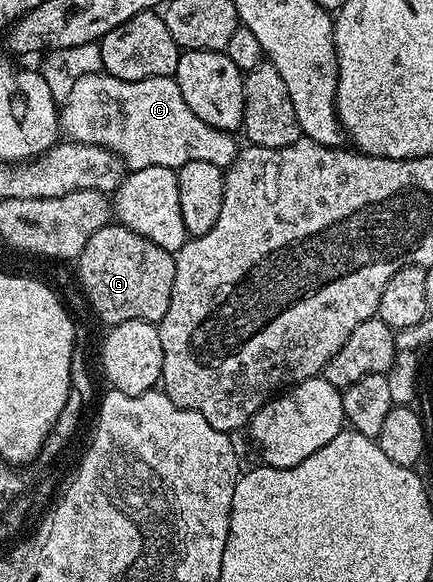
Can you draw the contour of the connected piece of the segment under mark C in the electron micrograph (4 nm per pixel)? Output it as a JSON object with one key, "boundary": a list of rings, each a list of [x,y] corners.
{"boundary":[[[99,72],[82,75],[70,91],[70,95],[59,106],[60,133],[69,141],[82,145],[97,145],[107,149],[123,161],[129,170],[142,167],[170,167],[179,171],[191,161],[209,161],[221,167],[227,167],[236,159],[238,144],[232,133],[210,127],[186,107],[182,91],[175,77],[155,77],[154,79],[114,79],[109,73]]]}

